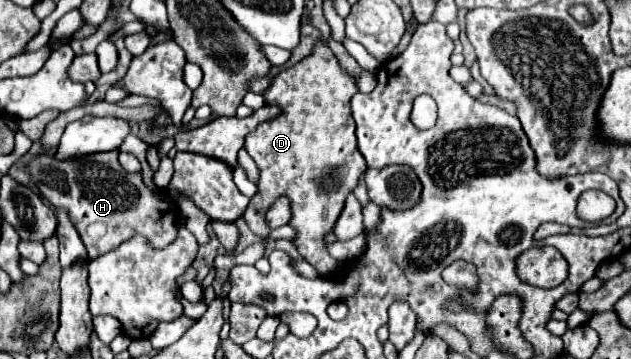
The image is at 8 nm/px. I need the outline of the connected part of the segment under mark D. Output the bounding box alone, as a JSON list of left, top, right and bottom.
[244,42,368,276]

